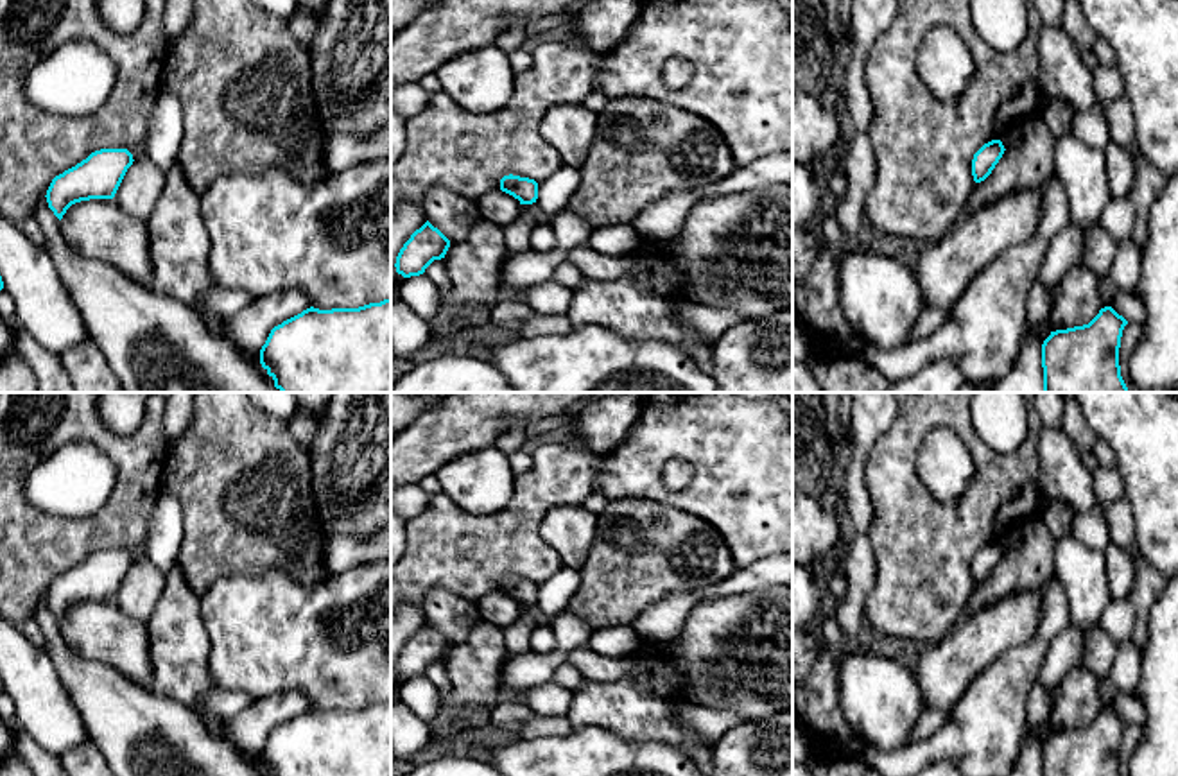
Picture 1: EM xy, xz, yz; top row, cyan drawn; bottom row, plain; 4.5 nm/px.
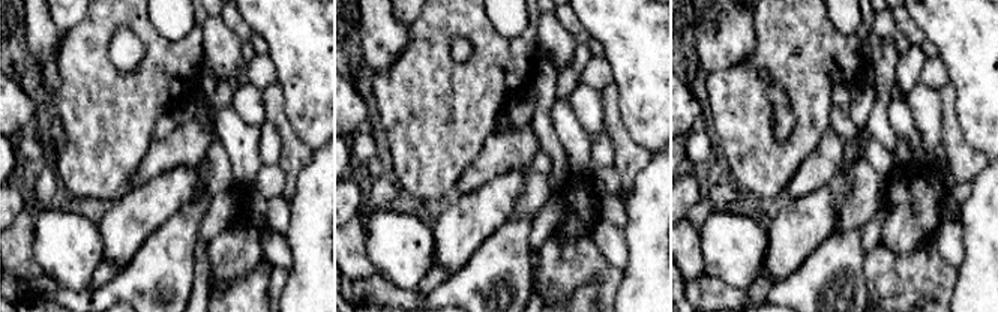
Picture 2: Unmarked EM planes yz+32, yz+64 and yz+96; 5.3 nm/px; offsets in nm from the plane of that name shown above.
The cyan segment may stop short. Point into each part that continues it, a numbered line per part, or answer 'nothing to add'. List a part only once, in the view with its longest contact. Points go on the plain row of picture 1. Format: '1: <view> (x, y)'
nothing to add

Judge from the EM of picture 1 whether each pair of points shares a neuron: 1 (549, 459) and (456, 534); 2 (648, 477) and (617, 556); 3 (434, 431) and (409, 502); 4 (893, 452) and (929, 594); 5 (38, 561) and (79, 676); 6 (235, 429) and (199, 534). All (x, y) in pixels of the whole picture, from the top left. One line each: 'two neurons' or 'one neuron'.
1: one neuron
2: two neurons
3: two neurons
4: one neuron
5: two neurons
6: one neuron

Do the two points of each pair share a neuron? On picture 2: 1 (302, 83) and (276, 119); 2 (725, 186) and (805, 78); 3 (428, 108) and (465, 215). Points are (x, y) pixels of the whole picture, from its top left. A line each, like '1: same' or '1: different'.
1: different
2: different
3: different

